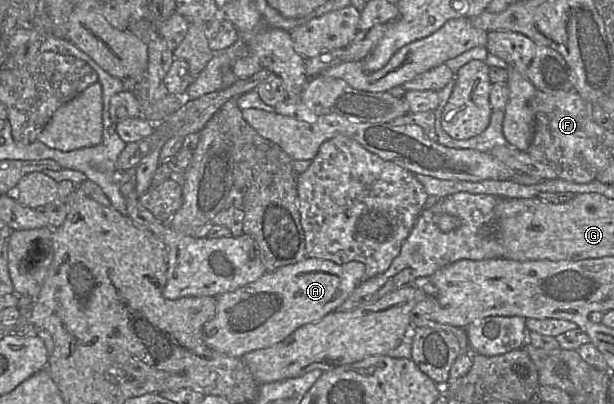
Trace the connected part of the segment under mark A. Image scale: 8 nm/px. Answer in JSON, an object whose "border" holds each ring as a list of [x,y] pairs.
{"border":[[[311,257],[266,272],[254,282],[216,296],[215,316],[203,327],[204,342],[217,352],[238,358],[275,345],[299,327],[336,311],[364,281],[364,275],[365,265],[359,261],[336,264]]]}

